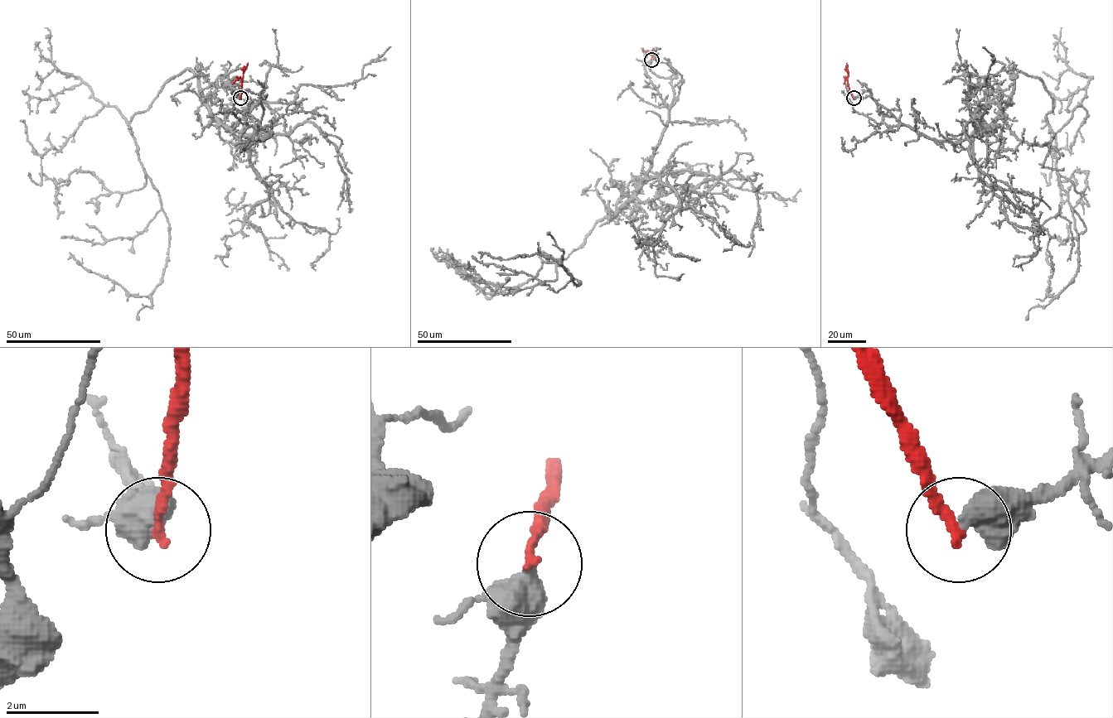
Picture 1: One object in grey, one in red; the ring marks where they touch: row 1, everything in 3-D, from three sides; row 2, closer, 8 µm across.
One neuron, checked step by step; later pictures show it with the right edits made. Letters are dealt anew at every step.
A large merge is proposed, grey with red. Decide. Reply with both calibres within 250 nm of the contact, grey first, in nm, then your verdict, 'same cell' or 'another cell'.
500 nm thick on the grey side, 200 nm on the other; another cell

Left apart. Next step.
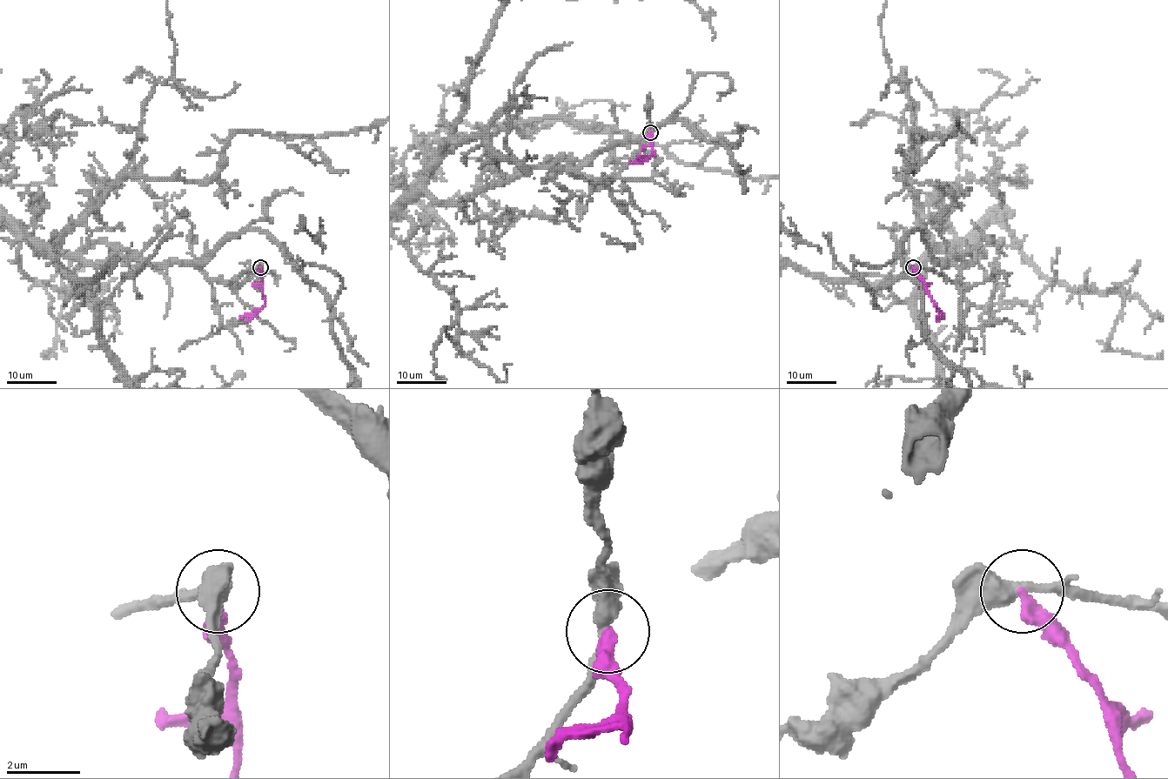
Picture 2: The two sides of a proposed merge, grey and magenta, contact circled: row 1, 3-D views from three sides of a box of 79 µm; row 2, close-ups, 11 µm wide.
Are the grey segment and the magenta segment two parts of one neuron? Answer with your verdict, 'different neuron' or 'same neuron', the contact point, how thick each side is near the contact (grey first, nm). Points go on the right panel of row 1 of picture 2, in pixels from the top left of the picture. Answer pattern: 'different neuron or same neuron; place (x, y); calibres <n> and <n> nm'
different neuron; place (913, 267); calibres 400 and 320 nm

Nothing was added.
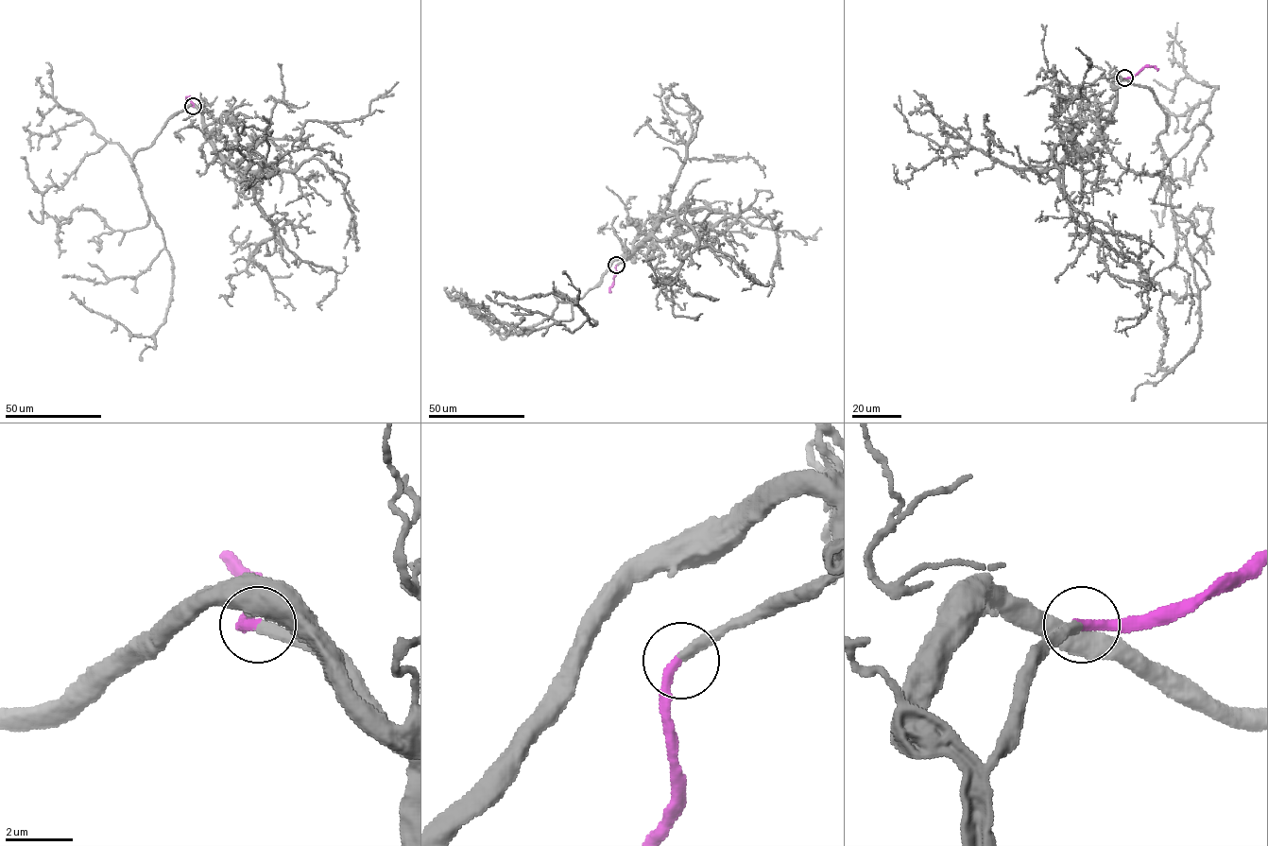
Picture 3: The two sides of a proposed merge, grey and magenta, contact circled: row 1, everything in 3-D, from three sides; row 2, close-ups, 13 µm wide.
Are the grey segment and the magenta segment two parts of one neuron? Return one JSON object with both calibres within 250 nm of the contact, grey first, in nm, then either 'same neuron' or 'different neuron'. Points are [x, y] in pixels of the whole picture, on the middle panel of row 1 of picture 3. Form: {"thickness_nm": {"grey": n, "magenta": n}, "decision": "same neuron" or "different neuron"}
{"thickness_nm": {"grey": 320, "magenta": 320}, "decision": "same neuron"}

